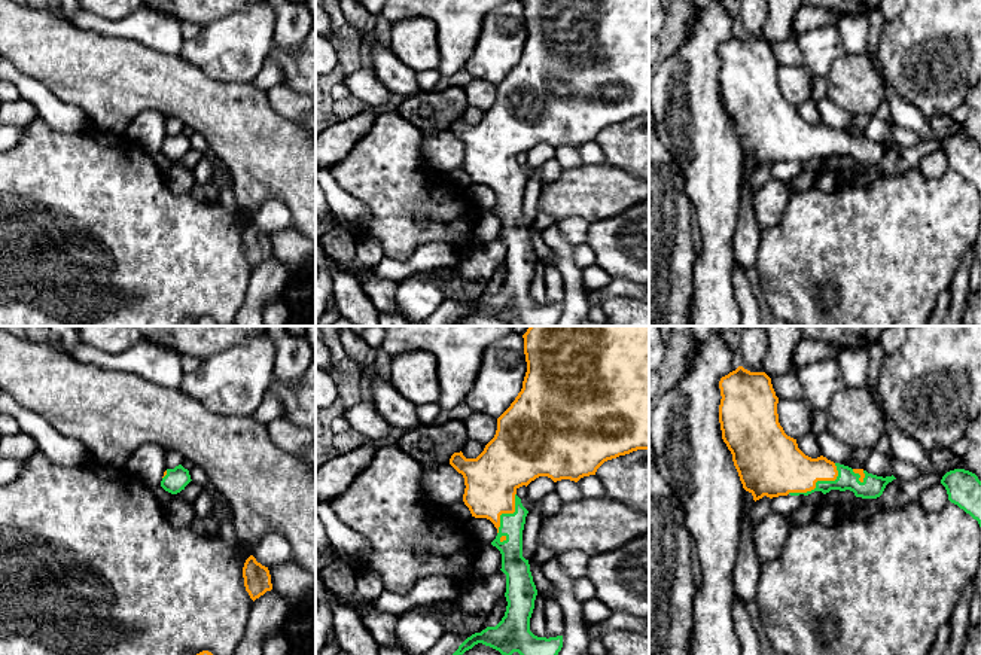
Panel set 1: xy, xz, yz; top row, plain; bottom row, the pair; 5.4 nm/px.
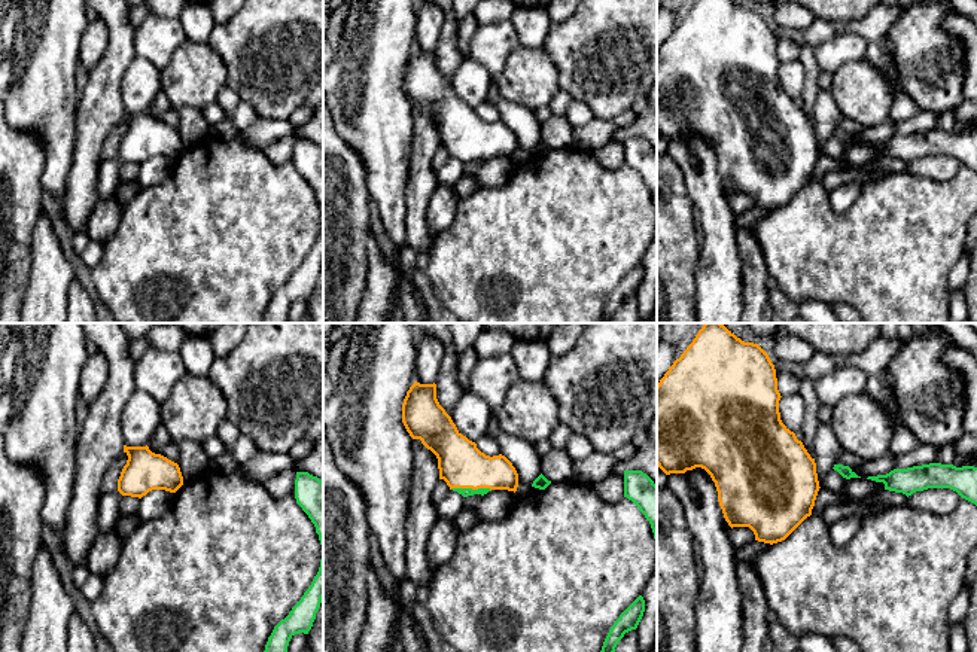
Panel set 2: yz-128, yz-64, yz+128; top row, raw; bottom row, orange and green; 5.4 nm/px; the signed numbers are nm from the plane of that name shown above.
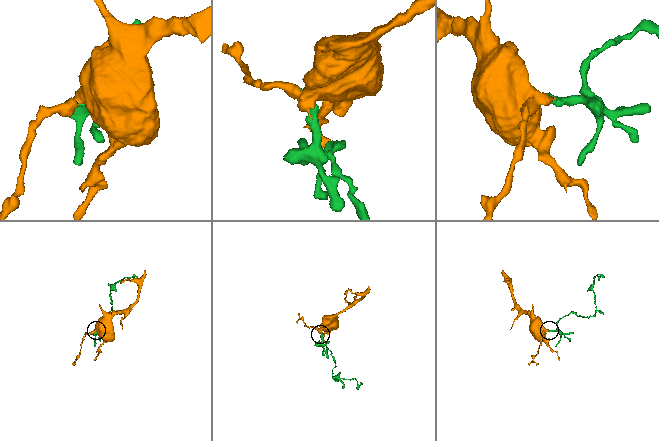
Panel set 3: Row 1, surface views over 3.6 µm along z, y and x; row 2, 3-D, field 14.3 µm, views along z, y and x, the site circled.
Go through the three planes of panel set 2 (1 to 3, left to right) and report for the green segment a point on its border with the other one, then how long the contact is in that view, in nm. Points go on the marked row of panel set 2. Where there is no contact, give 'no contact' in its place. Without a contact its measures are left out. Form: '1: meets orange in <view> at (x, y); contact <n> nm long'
1: no contact
2: meets orange in yz-64 at (471, 487); contact 220 nm long
3: no contact

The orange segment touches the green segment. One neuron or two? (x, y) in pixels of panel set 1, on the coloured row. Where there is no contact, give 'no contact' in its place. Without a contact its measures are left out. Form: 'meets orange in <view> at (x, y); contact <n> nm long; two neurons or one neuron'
meets orange in yz at (817, 480); contact 300 nm long; two neurons

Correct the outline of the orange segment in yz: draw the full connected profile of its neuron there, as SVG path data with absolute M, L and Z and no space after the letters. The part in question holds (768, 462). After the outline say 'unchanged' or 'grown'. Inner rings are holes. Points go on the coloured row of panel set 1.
M738 366L735 371L720 378L719 389L722 396L719 405L722 439L732 454L732 461L738 472L743 488L753 496L755 502L764 496L773 499L787 496L789 493L807 493L816 488L817 481L837 479L838 470L834 461L823 456L817 458L805 456L798 448L796 439L785 433L779 423L779 397L773 389L771 378L765 372L750 372L743 366Z | unchanged

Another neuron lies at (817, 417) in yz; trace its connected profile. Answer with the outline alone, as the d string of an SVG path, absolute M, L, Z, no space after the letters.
M813 409L810 433L817 438L823 432L826 432L826 411Z

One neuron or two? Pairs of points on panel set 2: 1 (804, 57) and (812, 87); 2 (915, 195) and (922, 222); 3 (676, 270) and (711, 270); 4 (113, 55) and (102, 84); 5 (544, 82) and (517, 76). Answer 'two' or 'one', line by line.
1: one
2: one
3: two
4: one
5: one

